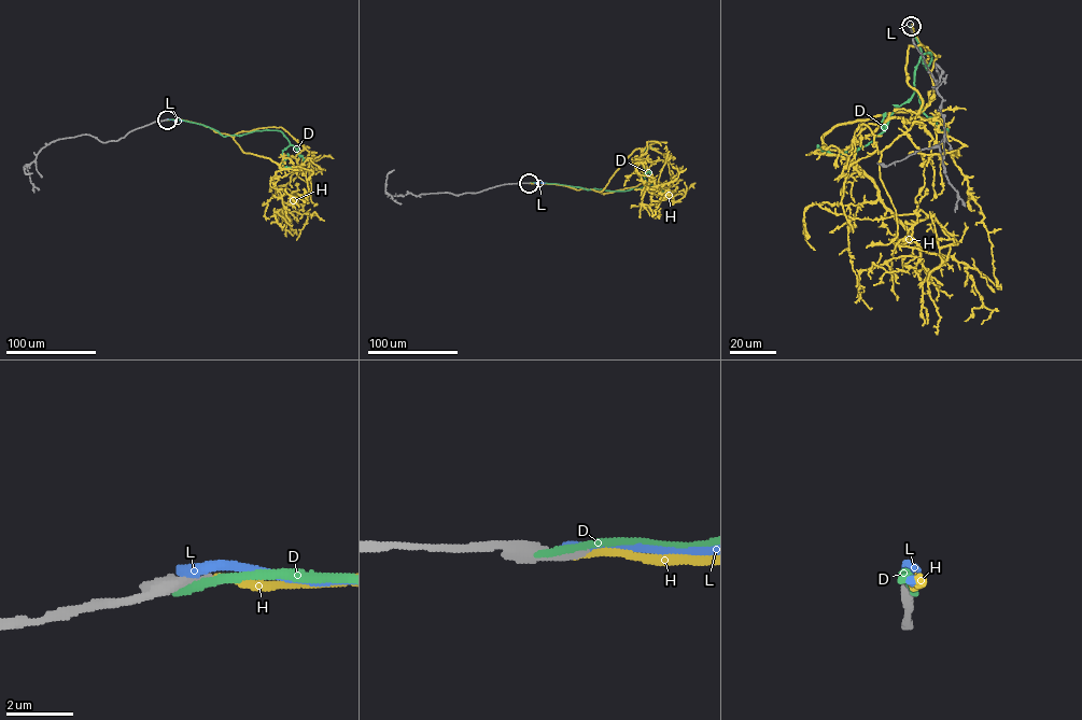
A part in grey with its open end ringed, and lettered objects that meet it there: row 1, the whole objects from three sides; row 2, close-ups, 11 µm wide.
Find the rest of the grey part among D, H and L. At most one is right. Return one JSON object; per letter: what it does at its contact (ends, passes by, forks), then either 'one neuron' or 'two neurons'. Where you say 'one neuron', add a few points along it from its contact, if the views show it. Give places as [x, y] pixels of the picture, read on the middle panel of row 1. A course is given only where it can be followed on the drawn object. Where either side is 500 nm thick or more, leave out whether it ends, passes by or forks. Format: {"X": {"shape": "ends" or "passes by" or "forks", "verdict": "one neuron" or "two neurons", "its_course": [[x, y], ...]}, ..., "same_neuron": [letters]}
{"D": {"shape": "ends", "verdict": "two neurons"}, "H": {"shape": "ends", "verdict": "one neuron", "its_course": [[529, 183], [601, 192], [640, 149], [637, 173], [654, 191], [651, 200], [669, 189], [658, 193]]}, "L": {"verdict": "two neurons"}, "same_neuron": ["H"]}

